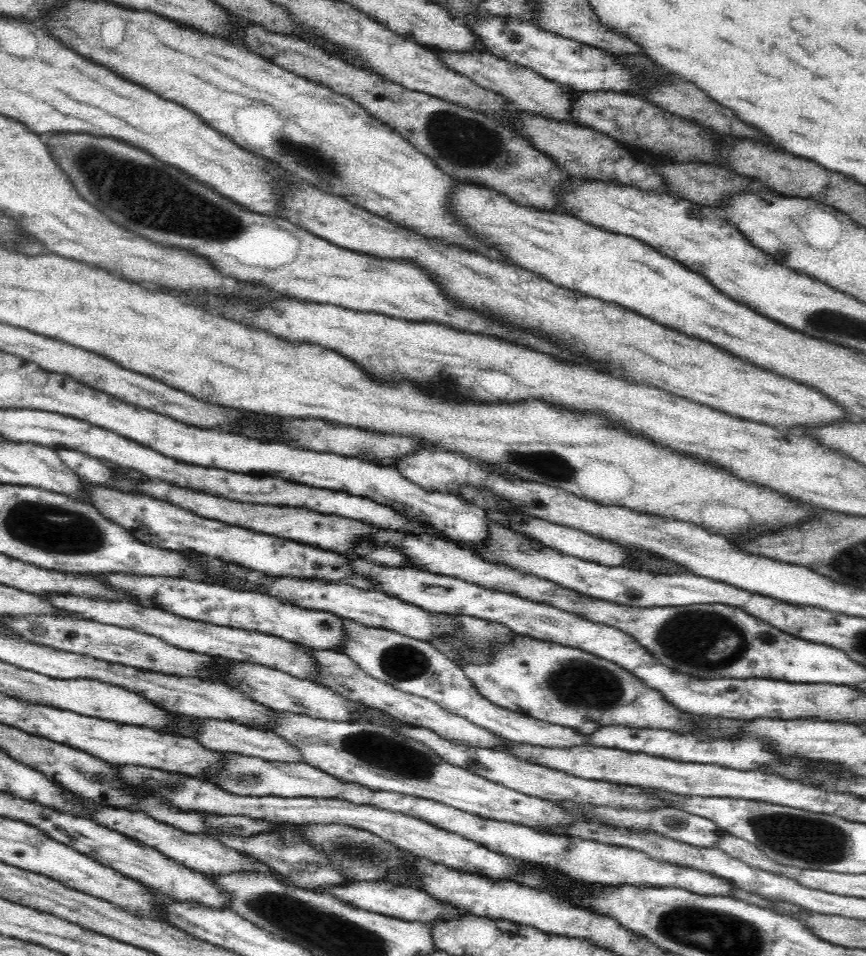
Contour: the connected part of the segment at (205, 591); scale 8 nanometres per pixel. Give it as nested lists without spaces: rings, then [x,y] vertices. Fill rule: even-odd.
[[[107,574],[97,577],[104,578],[104,581],[114,588],[121,588],[129,596],[135,596],[143,607],[165,610],[190,620],[200,620],[216,626],[228,626],[246,631],[257,631],[300,644],[308,650],[330,650],[343,653],[348,644],[346,627],[342,622],[344,618],[331,612],[308,610],[292,603],[284,603],[276,597],[258,591],[239,590],[220,583],[196,583],[190,580],[173,580],[158,576],[145,578],[144,576]]]

